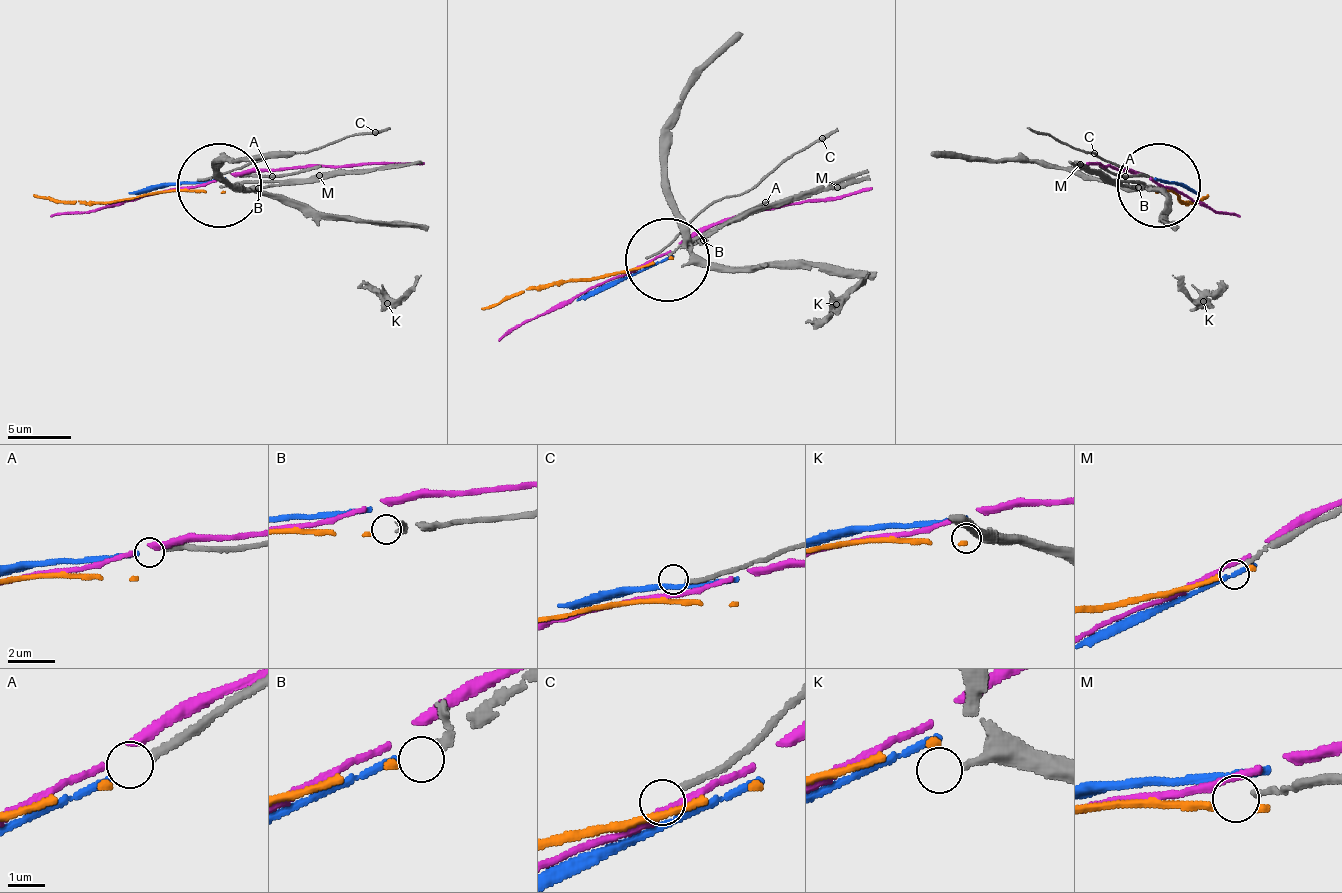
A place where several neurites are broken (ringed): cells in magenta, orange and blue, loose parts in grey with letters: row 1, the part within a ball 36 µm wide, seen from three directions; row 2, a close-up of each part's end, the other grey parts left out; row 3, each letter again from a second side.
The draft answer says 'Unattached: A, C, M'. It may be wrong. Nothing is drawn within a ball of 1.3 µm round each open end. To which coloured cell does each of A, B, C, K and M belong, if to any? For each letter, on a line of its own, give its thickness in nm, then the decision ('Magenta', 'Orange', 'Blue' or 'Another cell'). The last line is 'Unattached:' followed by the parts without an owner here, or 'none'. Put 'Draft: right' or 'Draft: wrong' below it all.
A: Thickness 220 nm. Blue
B: Thickness 130 nm. Orange
C: Thickness 180 nm. Another cell
K: Thickness 280 nm. Another cell
M: Thickness 170 nm. Another cell
Unattached: C, K, M
Draft: wrong

